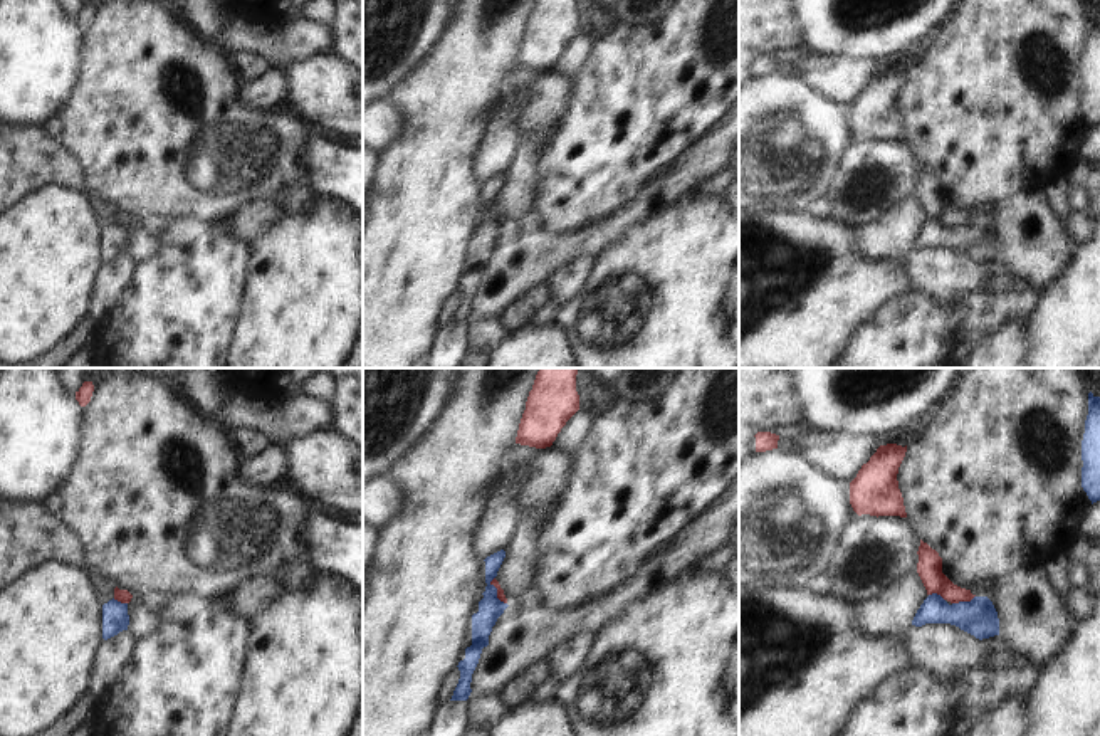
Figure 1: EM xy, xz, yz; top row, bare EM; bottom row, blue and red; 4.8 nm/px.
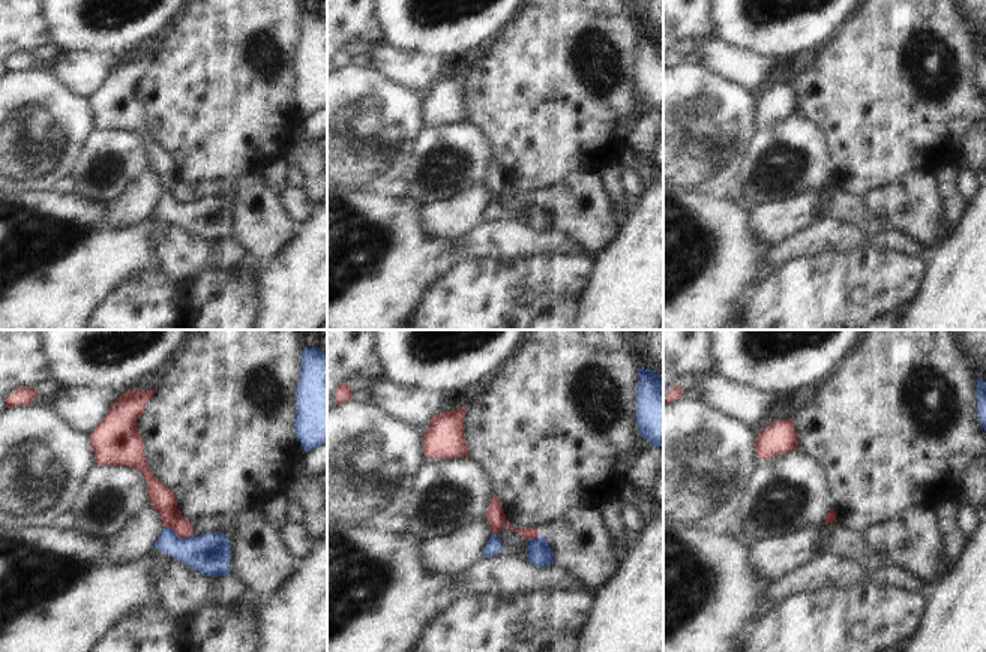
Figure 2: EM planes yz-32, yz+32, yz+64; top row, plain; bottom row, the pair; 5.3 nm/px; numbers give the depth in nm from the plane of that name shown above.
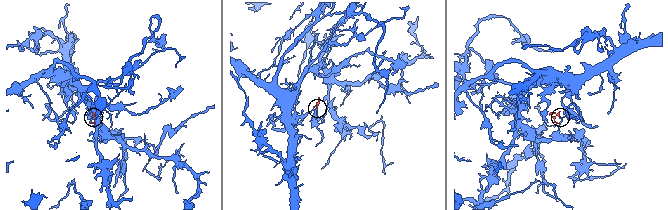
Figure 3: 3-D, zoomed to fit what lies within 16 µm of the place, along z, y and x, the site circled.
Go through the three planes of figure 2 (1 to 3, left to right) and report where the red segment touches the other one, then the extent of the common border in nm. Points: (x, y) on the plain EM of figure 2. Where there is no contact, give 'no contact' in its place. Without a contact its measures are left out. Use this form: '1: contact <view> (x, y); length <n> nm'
1: contact yz-32 (179, 201); length 180 nm
2: contact yz+32 (536, 203); length 80 nm
3: no contact

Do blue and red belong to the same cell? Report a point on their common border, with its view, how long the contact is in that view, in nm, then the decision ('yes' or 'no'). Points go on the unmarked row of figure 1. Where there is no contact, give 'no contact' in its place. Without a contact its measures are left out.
yz (963, 226) | 120 nm | no

